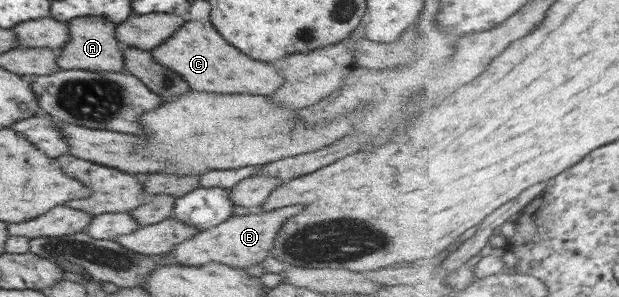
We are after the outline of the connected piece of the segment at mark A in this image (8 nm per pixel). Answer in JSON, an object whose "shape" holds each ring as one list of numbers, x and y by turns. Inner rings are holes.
{"shape":[[73,18,66,22,68,41,59,49,56,64,60,70,83,69,91,72,122,72,122,50,125,47,114,36,114,24,100,18]]}

